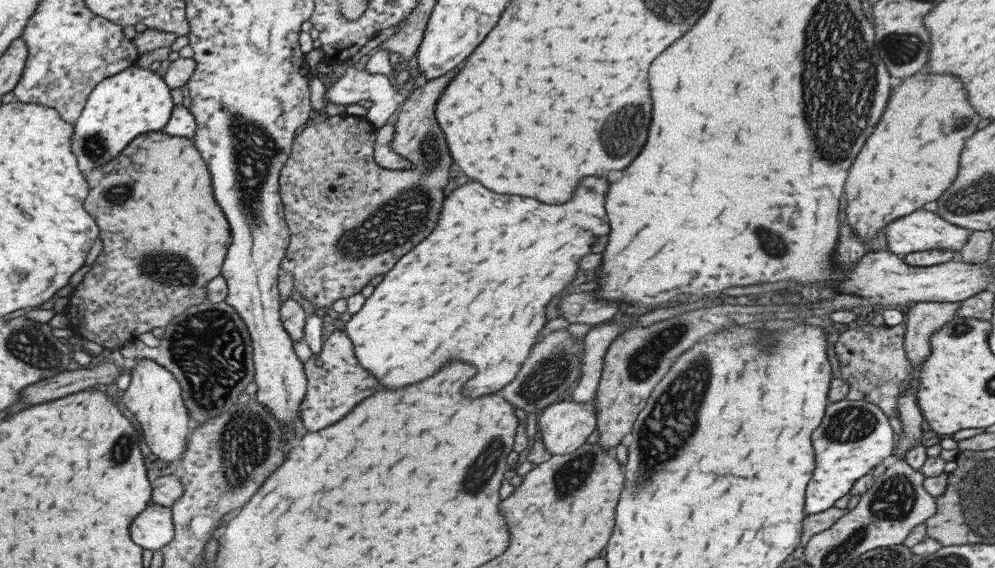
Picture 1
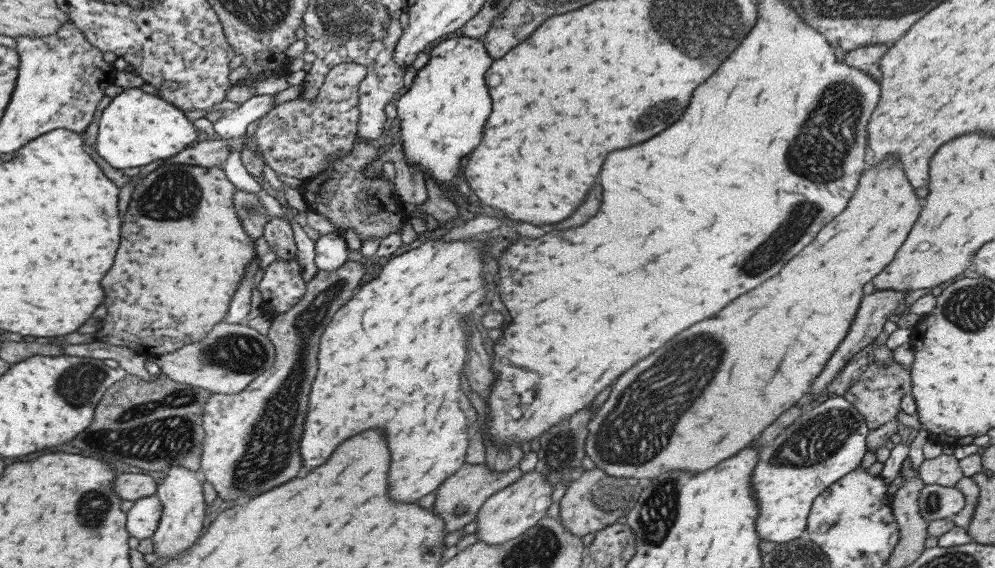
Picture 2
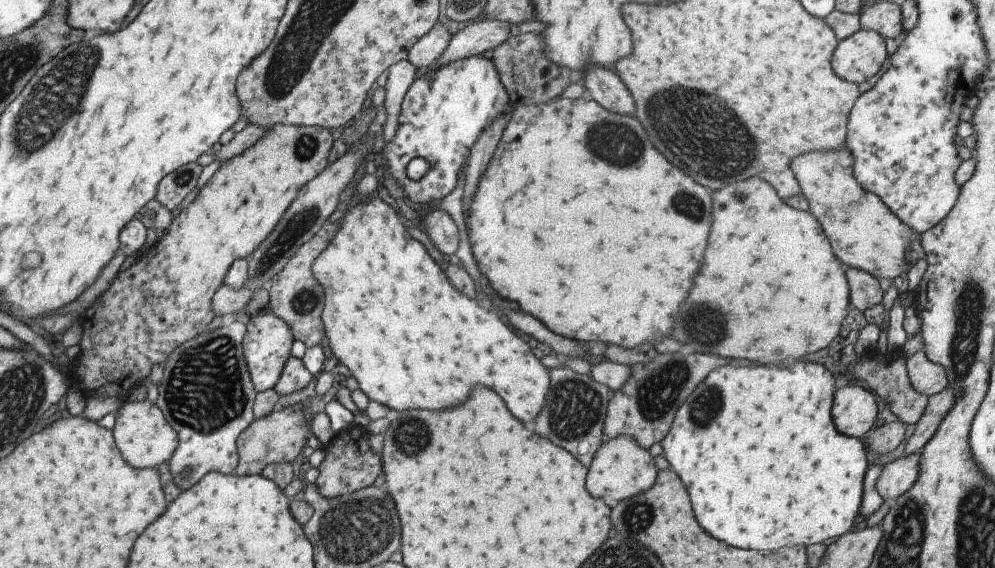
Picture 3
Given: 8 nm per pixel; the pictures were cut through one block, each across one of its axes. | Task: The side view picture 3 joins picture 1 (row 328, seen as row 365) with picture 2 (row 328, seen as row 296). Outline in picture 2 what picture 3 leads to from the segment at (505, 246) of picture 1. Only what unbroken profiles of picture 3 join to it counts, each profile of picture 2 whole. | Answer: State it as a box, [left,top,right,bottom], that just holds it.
[300,238,488,502]

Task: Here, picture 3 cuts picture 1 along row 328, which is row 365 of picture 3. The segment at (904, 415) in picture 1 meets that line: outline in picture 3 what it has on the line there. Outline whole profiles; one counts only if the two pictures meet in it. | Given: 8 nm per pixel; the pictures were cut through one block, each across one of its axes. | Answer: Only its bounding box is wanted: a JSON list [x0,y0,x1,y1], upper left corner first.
[907,350,950,397]

